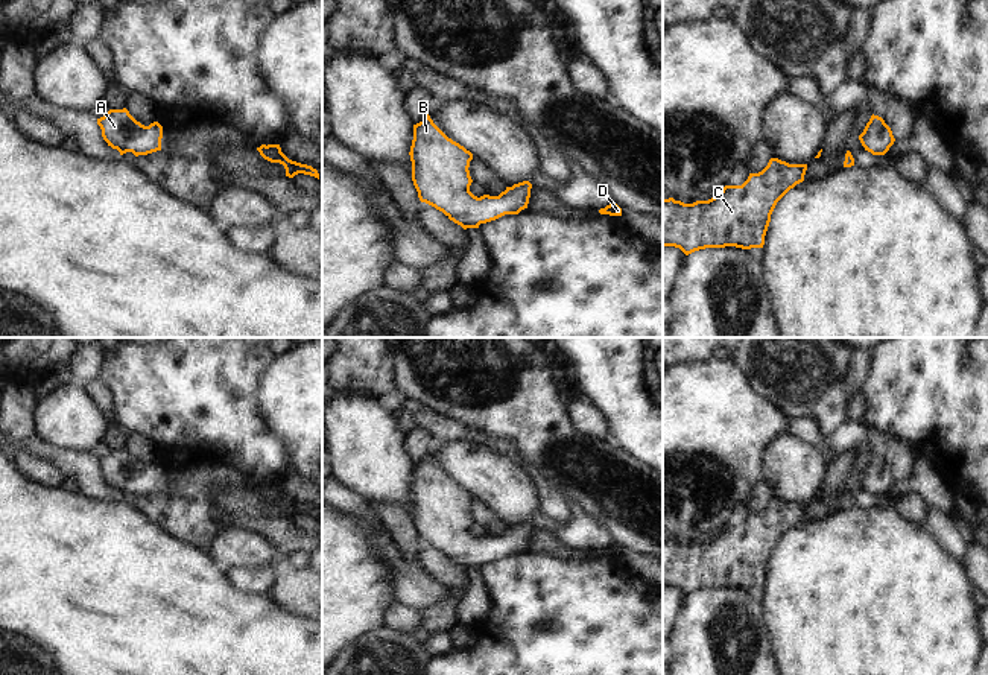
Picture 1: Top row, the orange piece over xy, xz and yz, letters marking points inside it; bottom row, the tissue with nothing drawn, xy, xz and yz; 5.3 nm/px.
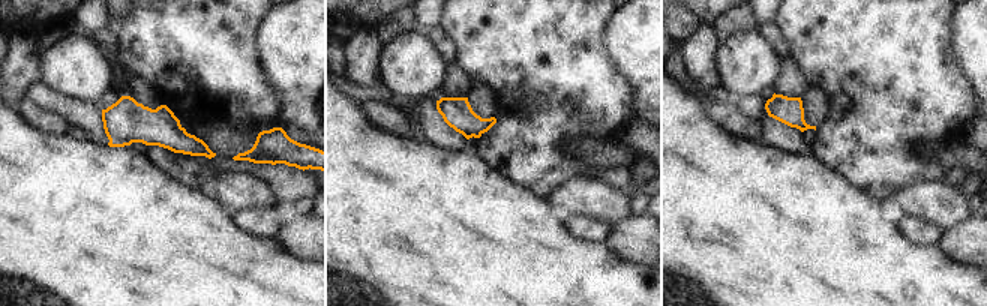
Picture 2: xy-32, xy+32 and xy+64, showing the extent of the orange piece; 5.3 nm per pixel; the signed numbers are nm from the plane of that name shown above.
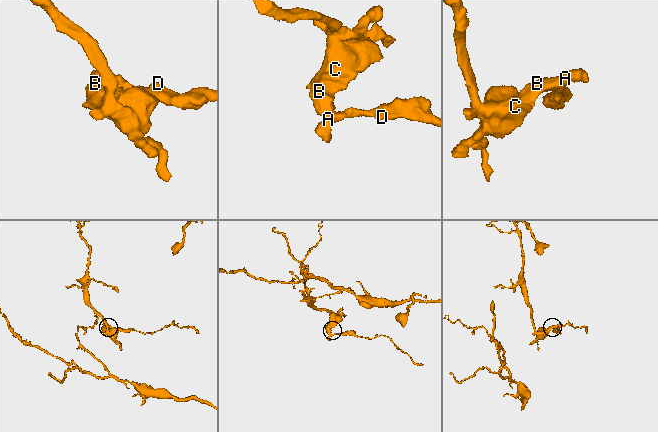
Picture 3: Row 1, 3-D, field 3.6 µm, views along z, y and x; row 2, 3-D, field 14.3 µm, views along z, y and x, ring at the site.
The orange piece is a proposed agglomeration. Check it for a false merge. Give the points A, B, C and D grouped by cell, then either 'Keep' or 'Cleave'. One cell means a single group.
Groups: A B C D. Keep.

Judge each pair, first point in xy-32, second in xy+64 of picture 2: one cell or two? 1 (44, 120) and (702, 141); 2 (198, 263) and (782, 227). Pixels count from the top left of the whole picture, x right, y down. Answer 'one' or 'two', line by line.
1: two
2: one

